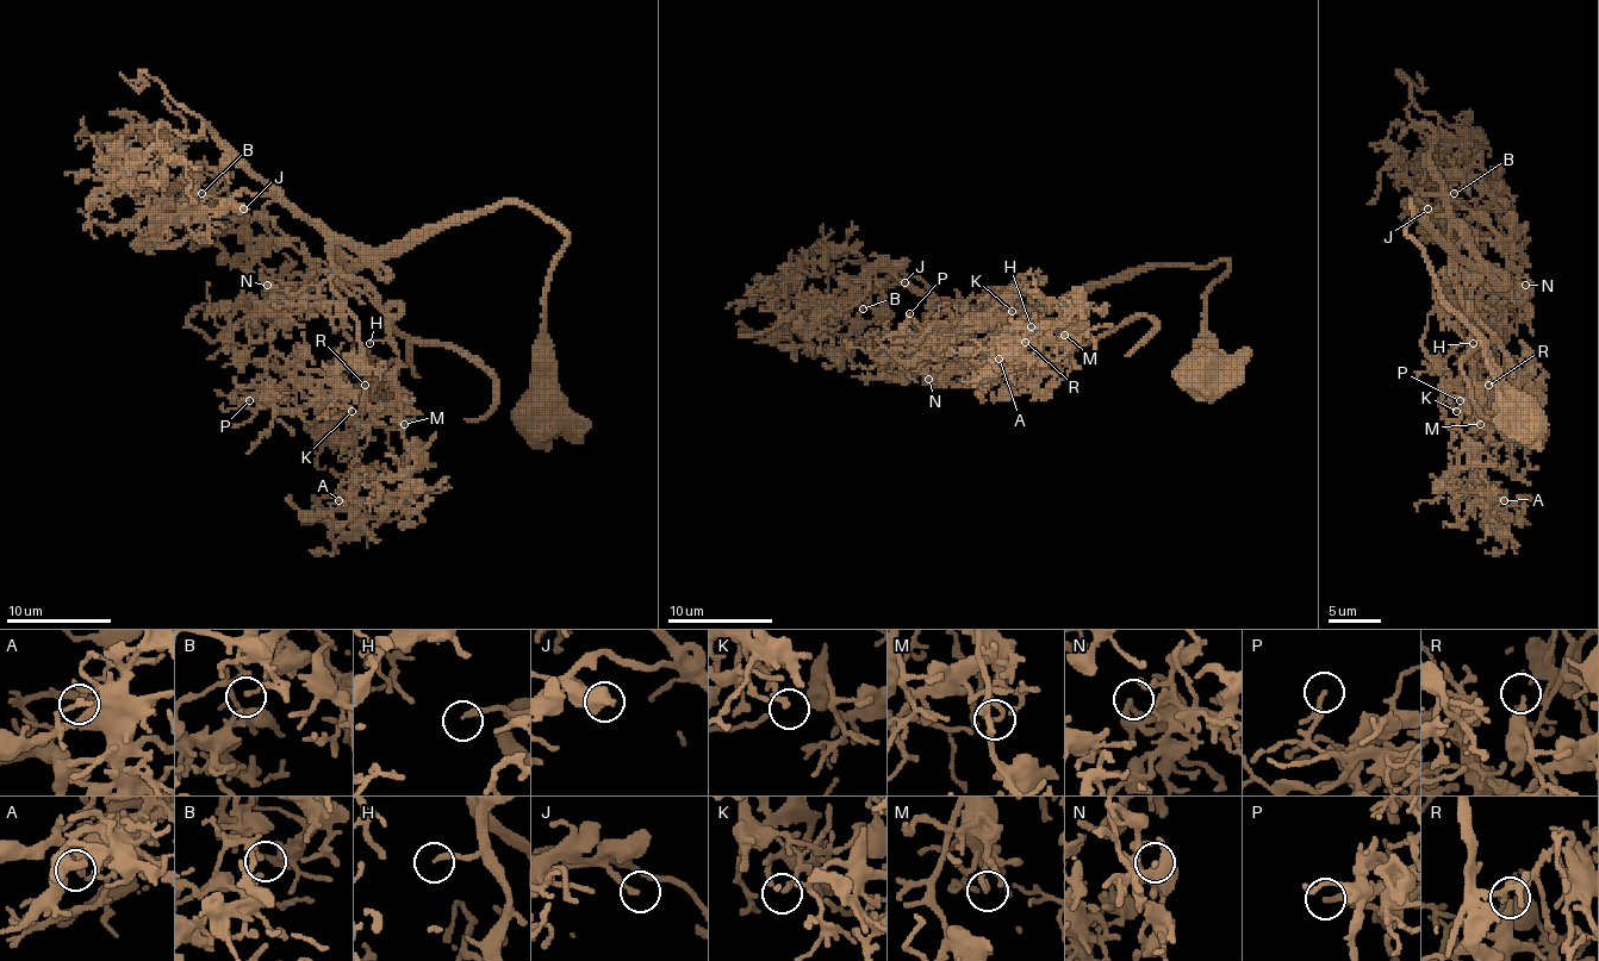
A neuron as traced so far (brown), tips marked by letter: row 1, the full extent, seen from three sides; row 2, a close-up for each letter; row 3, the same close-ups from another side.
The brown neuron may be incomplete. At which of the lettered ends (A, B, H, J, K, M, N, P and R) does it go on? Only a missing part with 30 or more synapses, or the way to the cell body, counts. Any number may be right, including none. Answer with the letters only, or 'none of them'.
H

